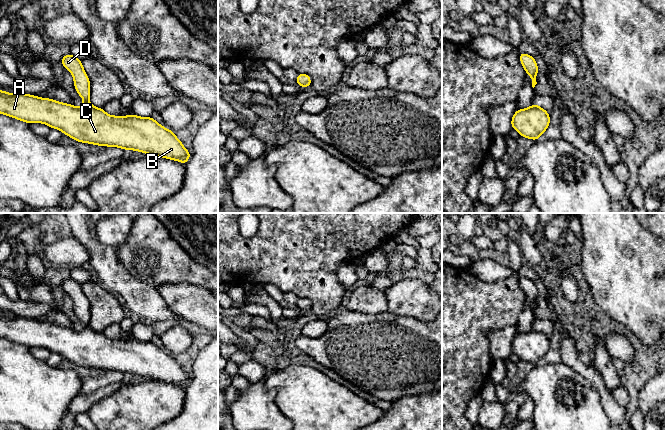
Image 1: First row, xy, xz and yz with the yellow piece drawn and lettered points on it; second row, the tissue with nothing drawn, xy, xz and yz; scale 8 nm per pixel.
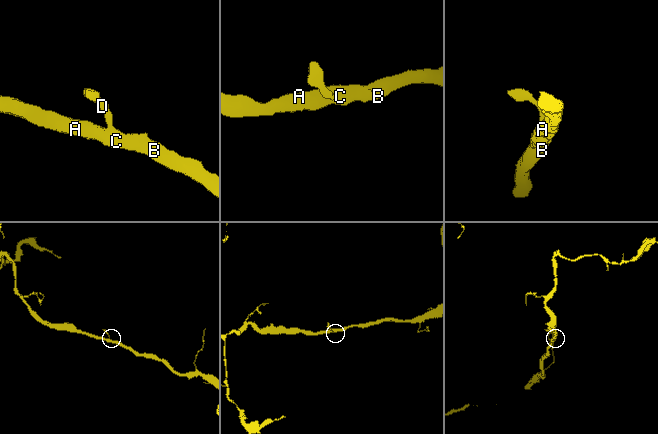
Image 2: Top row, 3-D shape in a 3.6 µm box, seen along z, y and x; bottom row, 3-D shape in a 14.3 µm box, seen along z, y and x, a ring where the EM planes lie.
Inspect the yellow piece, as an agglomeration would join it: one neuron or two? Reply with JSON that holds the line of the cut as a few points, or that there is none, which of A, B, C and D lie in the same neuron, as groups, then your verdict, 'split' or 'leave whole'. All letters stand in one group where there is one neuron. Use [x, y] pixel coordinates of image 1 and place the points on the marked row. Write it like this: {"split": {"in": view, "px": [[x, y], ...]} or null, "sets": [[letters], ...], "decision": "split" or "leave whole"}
{"split": null, "sets": [["A", "B", "C", "D"]], "decision": "leave whole"}

